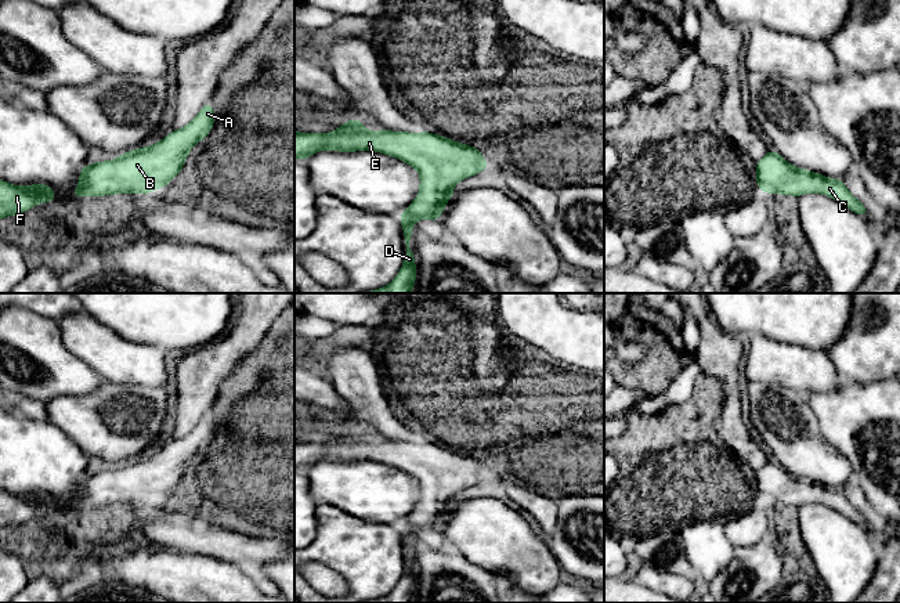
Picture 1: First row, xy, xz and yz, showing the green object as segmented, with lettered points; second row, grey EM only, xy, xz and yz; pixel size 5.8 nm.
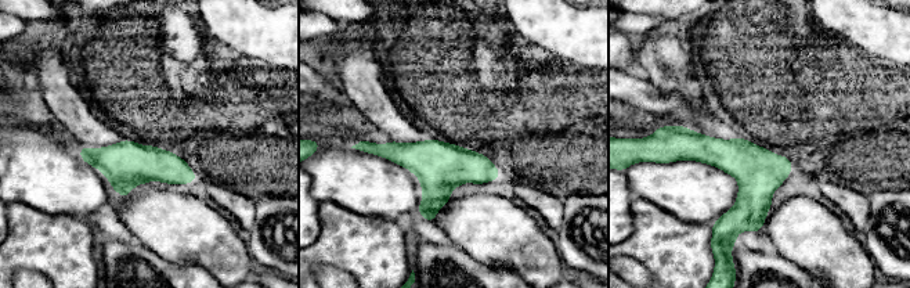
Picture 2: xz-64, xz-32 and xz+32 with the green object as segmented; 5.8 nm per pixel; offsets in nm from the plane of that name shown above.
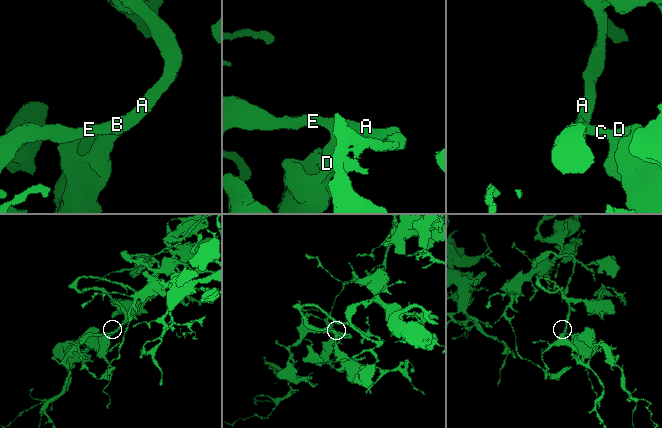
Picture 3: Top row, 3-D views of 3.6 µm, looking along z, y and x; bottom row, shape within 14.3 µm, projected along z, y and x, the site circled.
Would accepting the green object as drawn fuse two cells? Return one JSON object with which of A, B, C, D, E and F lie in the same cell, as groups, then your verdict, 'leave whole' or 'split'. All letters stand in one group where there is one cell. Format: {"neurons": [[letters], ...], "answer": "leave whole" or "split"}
{"neurons": [["A", "B", "C", "D", "E", "F"]], "answer": "leave whole"}

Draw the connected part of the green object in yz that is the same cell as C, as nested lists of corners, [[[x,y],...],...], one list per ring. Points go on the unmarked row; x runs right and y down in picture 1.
[[[767,461],[756,473],[756,494],[765,503],[800,506],[823,503],[865,528],[868,520],[838,488],[789,474],[777,461]]]

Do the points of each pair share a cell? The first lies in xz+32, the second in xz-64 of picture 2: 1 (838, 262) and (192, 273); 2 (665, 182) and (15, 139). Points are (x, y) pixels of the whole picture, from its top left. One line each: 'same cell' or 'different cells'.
1: different cells
2: same cell

